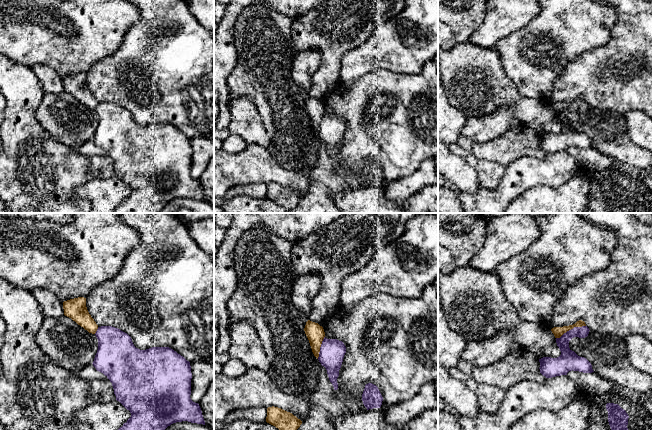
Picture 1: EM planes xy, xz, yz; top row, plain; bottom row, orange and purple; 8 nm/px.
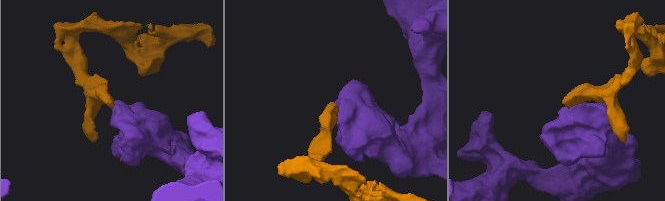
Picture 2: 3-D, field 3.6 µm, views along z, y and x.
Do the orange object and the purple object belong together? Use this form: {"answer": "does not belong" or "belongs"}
{"answer": "does not belong"}

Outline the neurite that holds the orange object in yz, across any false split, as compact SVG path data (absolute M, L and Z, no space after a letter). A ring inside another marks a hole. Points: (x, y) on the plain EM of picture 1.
M579 96L573 101L563 102L563 103L554 103L551 105L551 107L554 110L555 114L560 114L564 109L573 105L574 103L582 103L582 102L586 102L586 100L584 97Z

